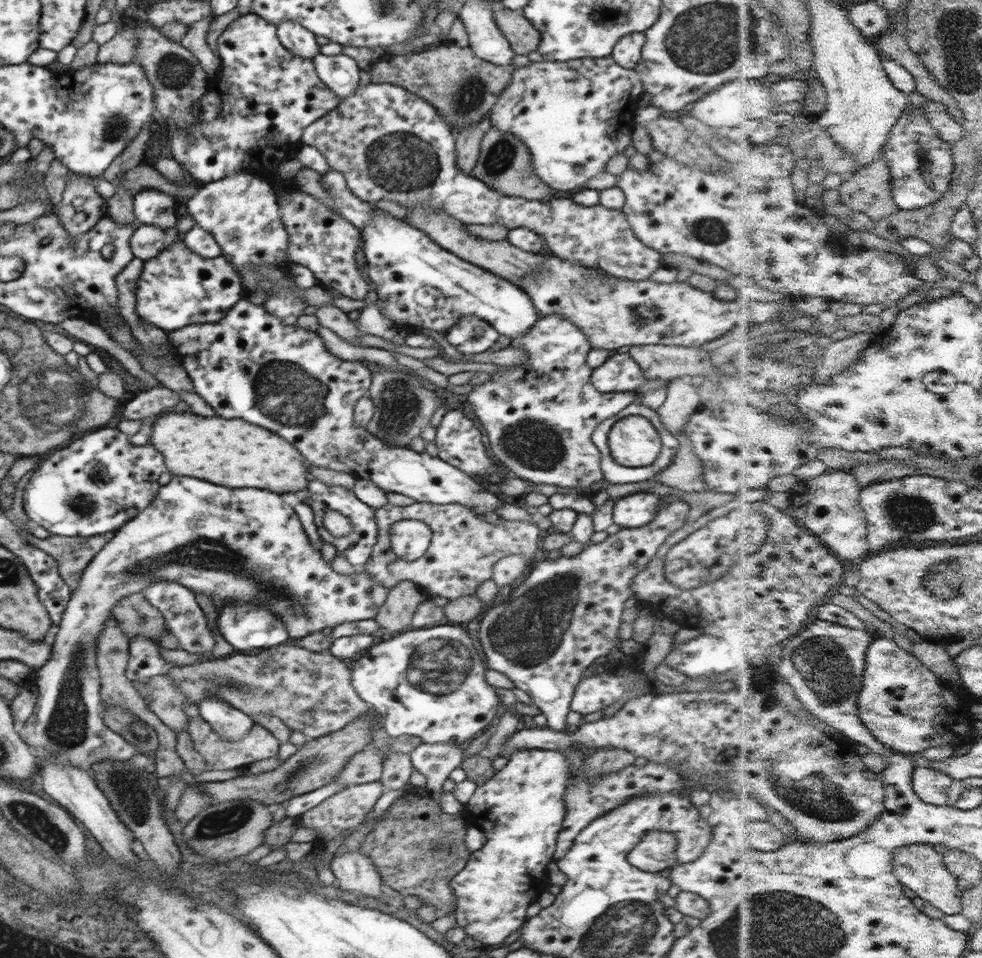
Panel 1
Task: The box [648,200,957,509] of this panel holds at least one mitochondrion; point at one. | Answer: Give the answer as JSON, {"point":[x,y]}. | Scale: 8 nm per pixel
{"point":[709,230]}

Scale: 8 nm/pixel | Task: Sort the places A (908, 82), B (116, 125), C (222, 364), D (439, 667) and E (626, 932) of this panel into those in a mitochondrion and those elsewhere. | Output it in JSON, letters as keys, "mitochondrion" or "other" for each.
{"A":"other","B":"mitochondrion","C":"other","D":"mitochondrion","E":"mitochondrion"}

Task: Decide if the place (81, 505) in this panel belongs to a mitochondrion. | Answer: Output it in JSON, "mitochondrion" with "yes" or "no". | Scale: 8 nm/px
{"mitochondrion":"yes"}

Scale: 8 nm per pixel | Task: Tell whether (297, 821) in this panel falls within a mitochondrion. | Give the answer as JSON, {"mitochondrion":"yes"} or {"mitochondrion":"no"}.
{"mitochondrion":"no"}

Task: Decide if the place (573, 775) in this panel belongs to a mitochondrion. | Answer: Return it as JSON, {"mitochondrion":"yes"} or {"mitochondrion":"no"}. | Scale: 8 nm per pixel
{"mitochondrion":"no"}

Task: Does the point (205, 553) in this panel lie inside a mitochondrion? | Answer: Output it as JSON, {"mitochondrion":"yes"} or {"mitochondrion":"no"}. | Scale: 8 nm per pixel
{"mitochondrion":"yes"}

